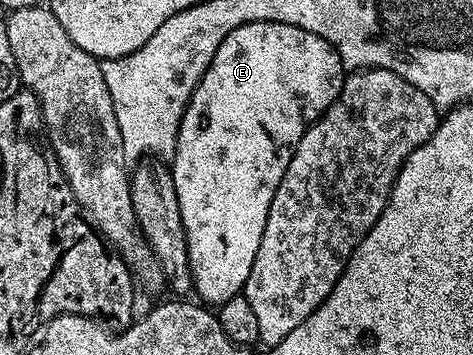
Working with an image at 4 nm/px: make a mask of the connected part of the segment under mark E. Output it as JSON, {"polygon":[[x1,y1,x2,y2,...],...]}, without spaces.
{"polygon":[[256,21,248,25,240,25,240,29,232,29,232,33,228,33,228,37,220,41,216,53,210,59,208,69,202,74,201,81,192,93,190,104,182,115,178,143,172,152,176,197,180,201,180,217,184,221,184,233,188,241,188,261,194,282,192,291,195,296,199,295,197,298,203,304,221,305,224,301,243,294,248,273,252,273,252,261,256,261,256,249,260,249,260,237,264,237,264,225,268,221,268,209,272,205,272,197,288,169,288,161,292,161,296,145,304,137,306,130,334,104,336,97,342,91,343,82,344,68,336,49,328,41,324,41,324,37,316,37,316,33,308,33,308,29,272,21]]}

